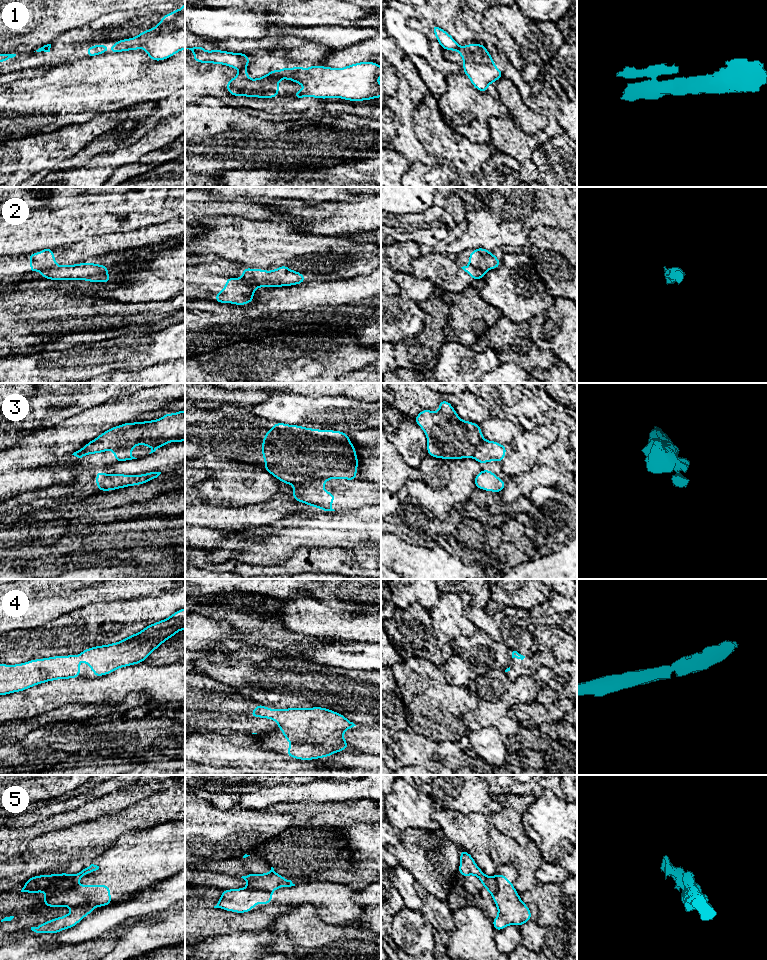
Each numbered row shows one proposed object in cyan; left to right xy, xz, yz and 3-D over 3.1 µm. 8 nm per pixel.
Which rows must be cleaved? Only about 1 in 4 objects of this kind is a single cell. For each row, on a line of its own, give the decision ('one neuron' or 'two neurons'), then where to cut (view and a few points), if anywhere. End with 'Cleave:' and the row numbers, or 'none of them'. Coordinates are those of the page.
1: two neurons | xz (240, 68), (245, 69)
2: two neurons | xz (242, 277), (245, 281), (256, 287)
3: two neurons | xz (326, 479), (313, 479), (293, 484)
4: one neuron | no cut
5: two neurons | xy (76, 883), (73, 883), (65, 890), (56, 891), (44, 899)
Cleave: 1, 2, 3, 5

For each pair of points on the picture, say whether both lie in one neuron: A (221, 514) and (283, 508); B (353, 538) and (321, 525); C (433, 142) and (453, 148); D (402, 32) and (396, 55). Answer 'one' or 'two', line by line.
A: one
B: one
C: one
D: two

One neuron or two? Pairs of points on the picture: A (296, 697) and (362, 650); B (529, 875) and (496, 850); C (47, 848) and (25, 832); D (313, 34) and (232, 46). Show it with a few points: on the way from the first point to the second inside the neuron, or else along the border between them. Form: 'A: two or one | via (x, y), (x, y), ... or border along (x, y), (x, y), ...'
A: two | border along (316, 662), (361, 672)
B: one | via (523, 866), (505, 850)
C: two | border along (55, 829), (31, 839), (10, 841)
D: two | border along (305, 38), (328, 47)

